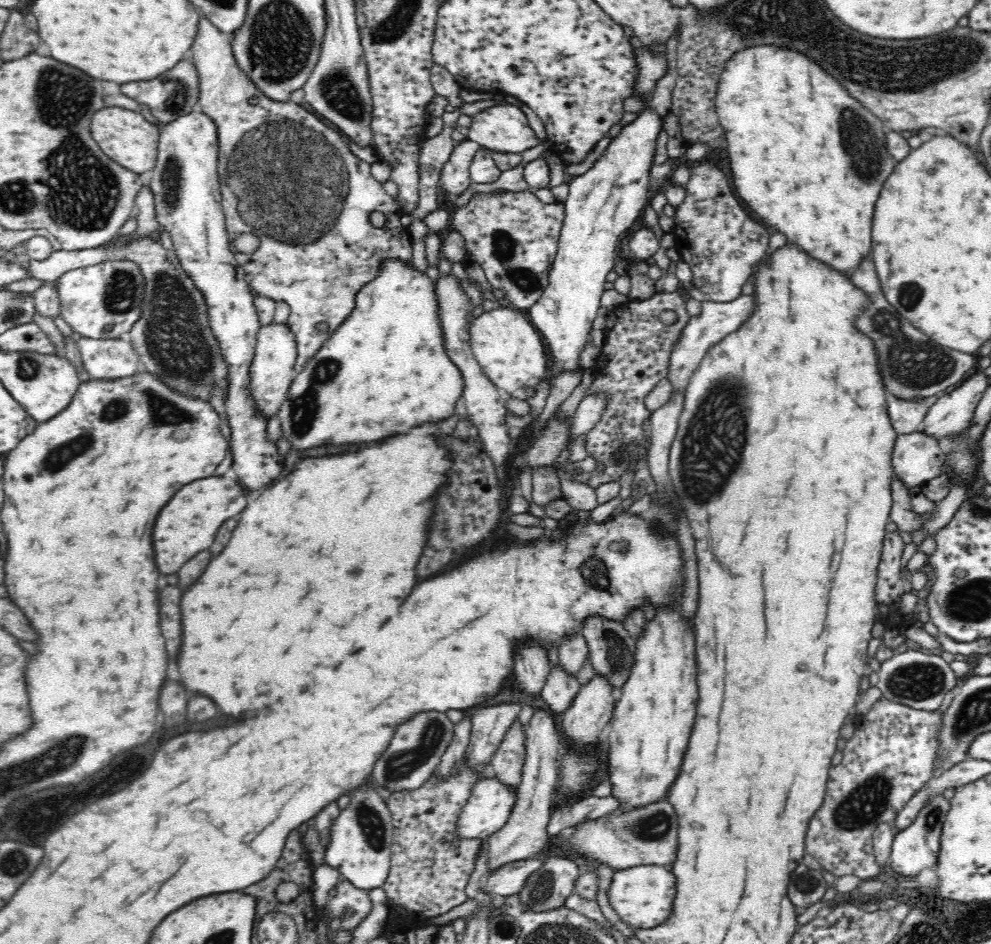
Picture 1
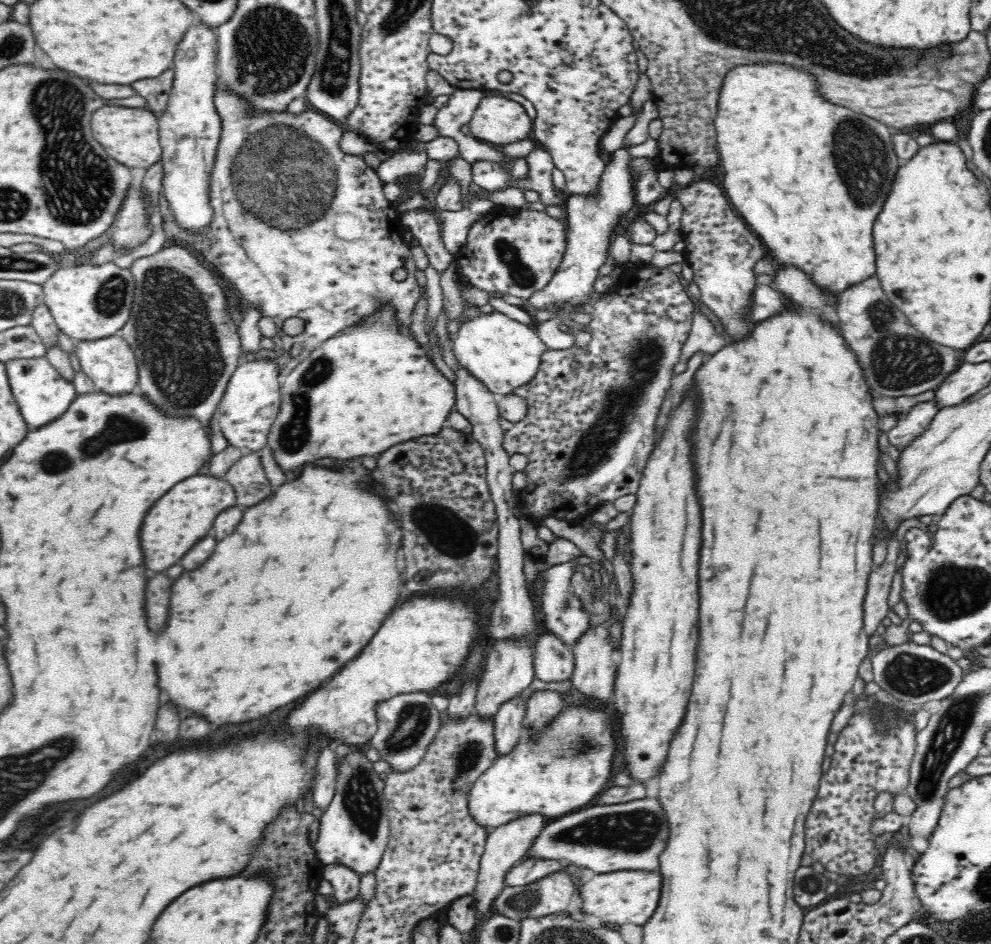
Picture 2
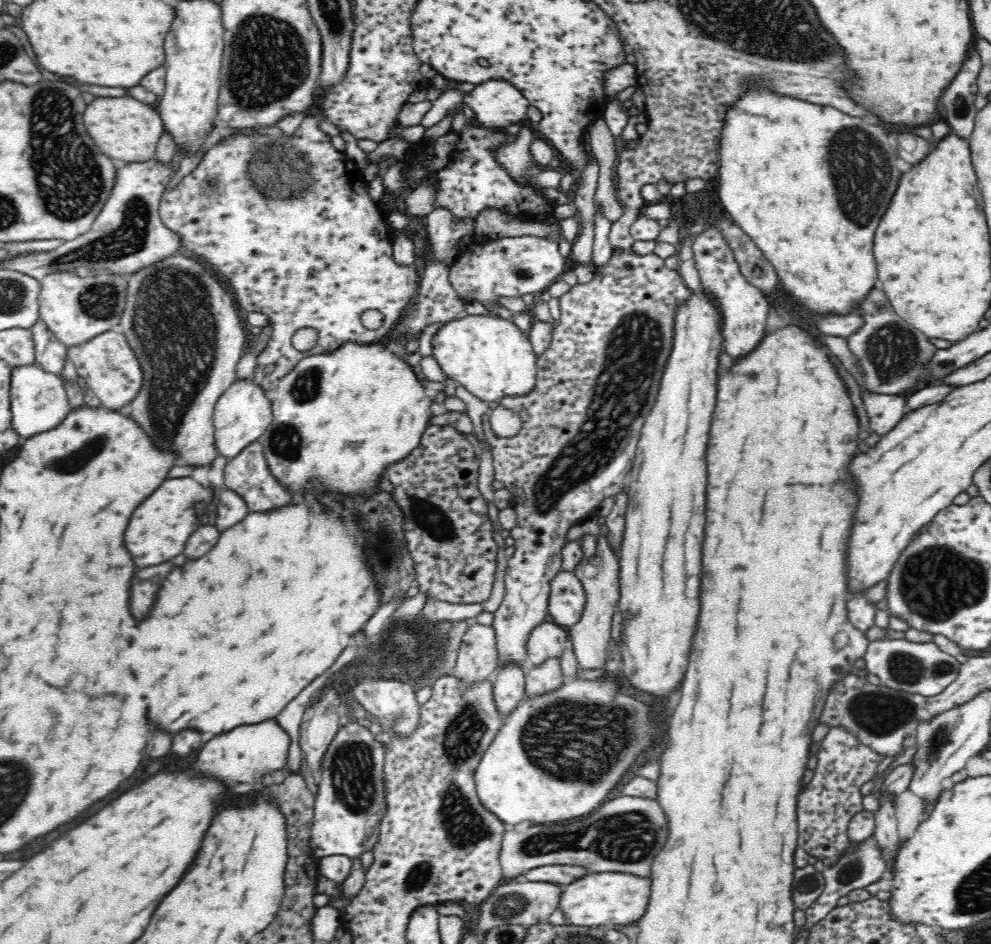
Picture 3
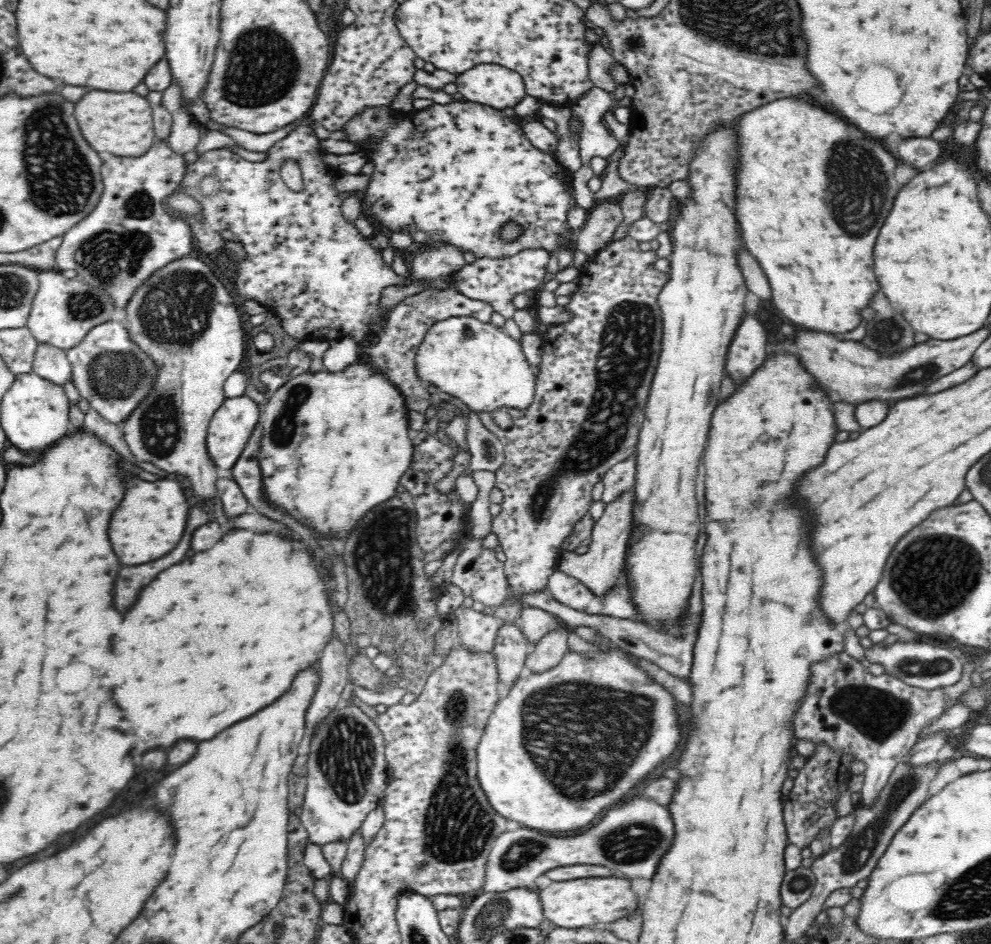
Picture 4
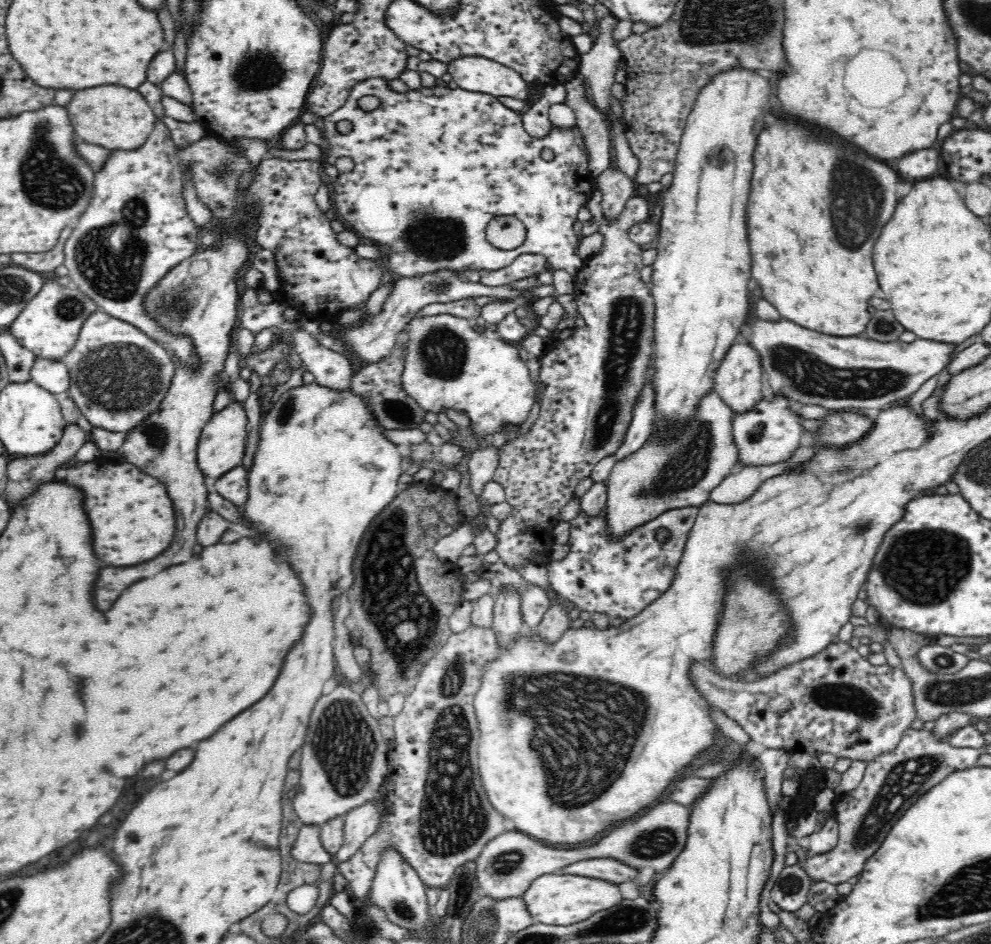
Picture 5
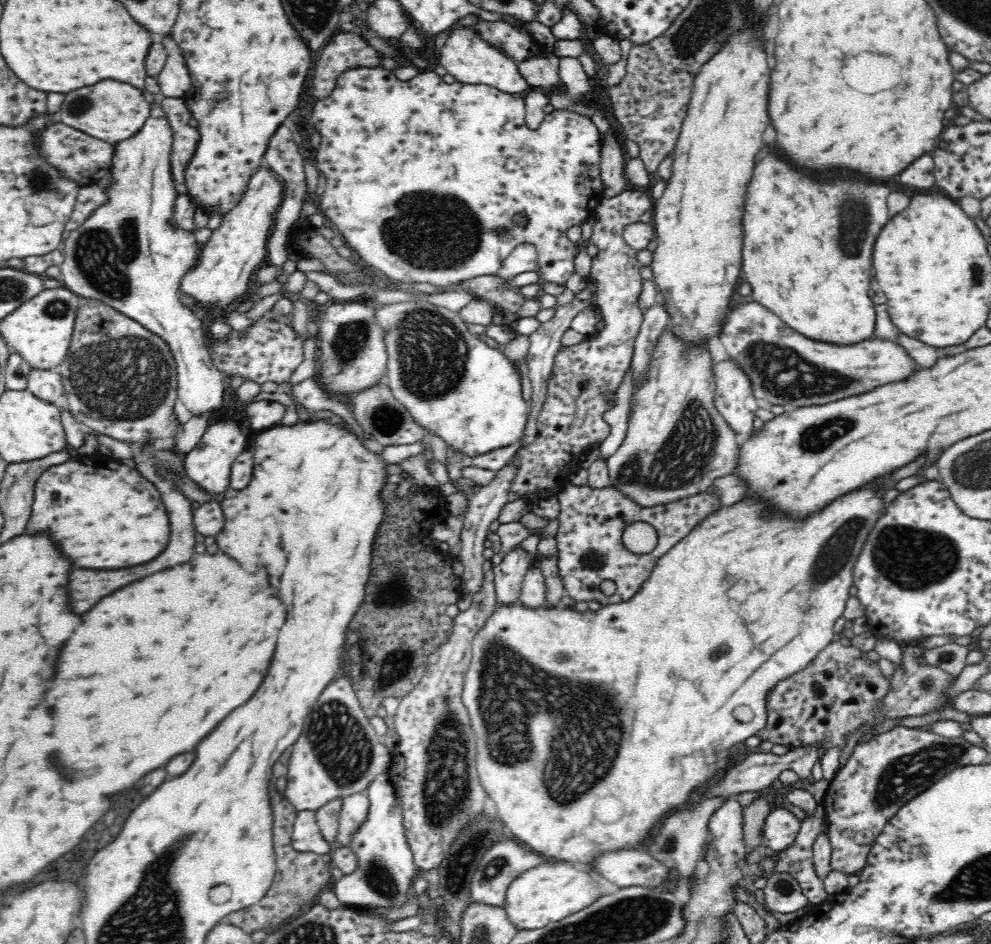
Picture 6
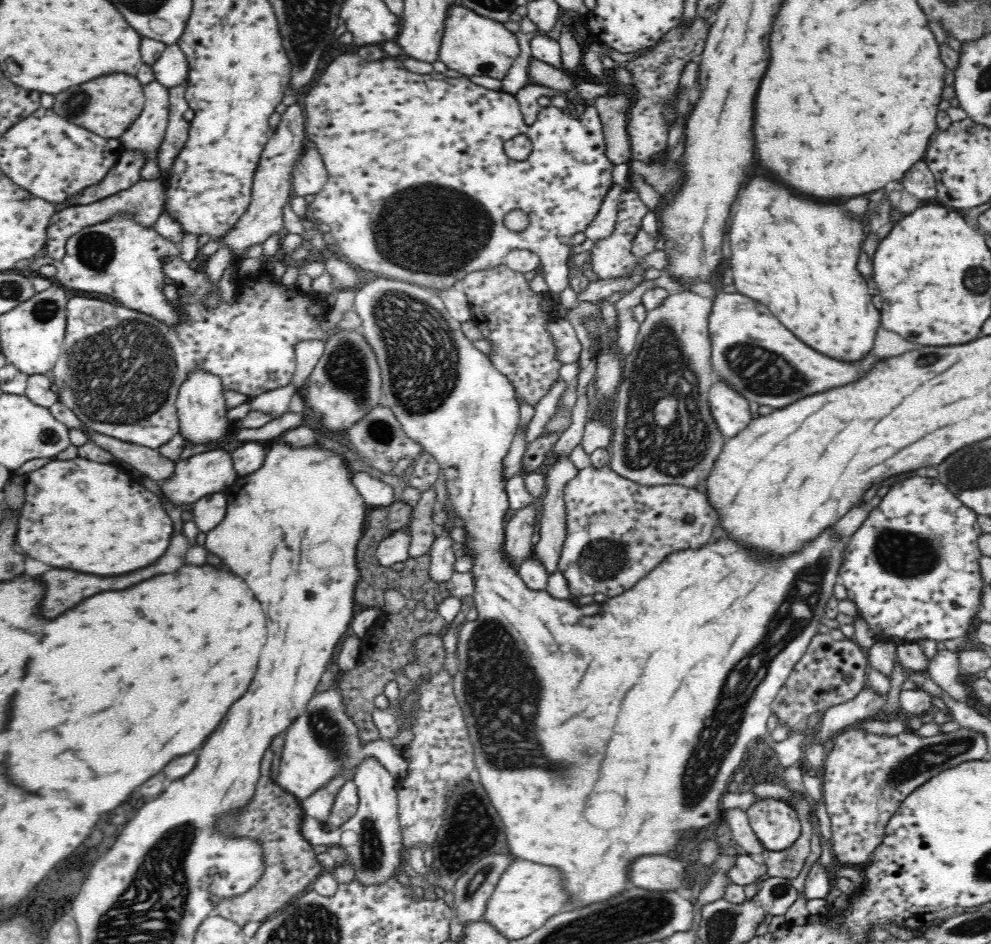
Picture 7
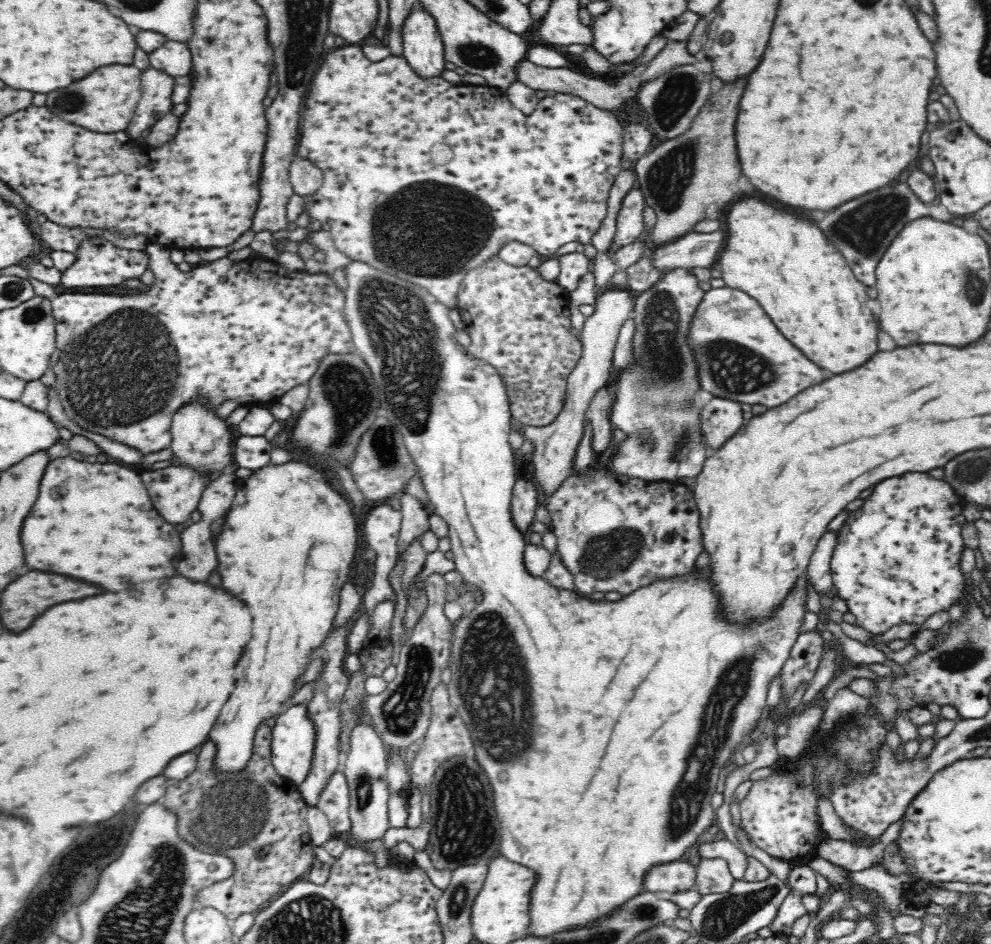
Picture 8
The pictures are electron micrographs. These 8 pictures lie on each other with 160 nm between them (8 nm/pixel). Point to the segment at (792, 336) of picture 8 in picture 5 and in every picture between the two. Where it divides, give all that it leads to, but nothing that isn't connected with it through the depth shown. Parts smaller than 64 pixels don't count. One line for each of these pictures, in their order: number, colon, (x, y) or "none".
5: (808, 194)
6: (797, 227)
7: (797, 256)

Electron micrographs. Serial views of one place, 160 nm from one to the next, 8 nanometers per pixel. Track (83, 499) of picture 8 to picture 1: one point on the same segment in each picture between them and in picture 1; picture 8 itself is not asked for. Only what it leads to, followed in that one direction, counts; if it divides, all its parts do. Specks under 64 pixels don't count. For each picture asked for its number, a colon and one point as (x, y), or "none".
1: (189, 523)
2: (185, 514)
3: (160, 527)
4: (152, 519)
5: (133, 517)
6: (102, 513)
7: (88, 516)

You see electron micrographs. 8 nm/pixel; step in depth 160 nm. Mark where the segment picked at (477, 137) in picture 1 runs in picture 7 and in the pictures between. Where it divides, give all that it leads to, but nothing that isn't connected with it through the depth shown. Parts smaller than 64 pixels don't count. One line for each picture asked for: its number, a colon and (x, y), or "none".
2: (497, 121)
3: (497, 105)
4: (492, 85)
5: (480, 75)
6: (466, 56)
7: (472, 45)

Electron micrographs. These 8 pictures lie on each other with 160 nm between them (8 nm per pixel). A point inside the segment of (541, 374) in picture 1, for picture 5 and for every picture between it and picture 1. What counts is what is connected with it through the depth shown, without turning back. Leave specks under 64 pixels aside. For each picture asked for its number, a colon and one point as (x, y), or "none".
2: (504, 354)
3: (490, 356)
4: (479, 363)
5: (451, 366)

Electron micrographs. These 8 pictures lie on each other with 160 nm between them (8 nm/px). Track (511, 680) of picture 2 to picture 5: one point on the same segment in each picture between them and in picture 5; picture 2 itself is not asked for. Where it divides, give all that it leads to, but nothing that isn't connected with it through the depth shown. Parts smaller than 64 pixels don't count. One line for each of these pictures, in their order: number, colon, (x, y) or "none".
3: (596, 383)
4: (596, 370)
5: (592, 380)

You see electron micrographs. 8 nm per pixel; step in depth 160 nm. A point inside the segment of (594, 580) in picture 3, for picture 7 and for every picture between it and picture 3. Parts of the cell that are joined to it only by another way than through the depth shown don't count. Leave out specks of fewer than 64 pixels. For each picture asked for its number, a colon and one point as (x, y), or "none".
4: (601, 568)
5: (659, 477)
6: (677, 444)
7: (665, 434)

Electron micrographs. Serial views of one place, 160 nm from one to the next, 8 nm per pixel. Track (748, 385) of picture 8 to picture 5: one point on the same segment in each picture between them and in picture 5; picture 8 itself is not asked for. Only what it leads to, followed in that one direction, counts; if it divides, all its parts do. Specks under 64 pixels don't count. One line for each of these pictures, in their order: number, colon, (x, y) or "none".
5: (826, 370)
6: (784, 367)
7: (743, 352)

